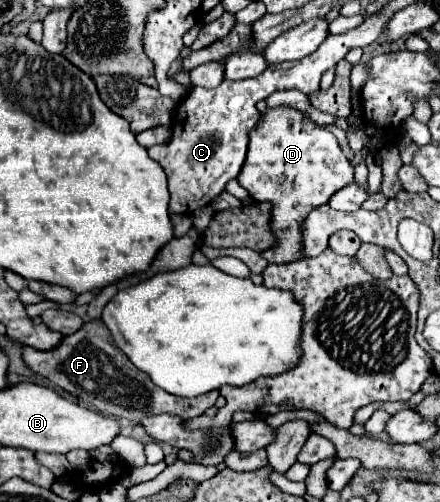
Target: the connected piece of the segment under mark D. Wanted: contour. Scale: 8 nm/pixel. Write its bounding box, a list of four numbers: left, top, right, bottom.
[239,107,353,263]

